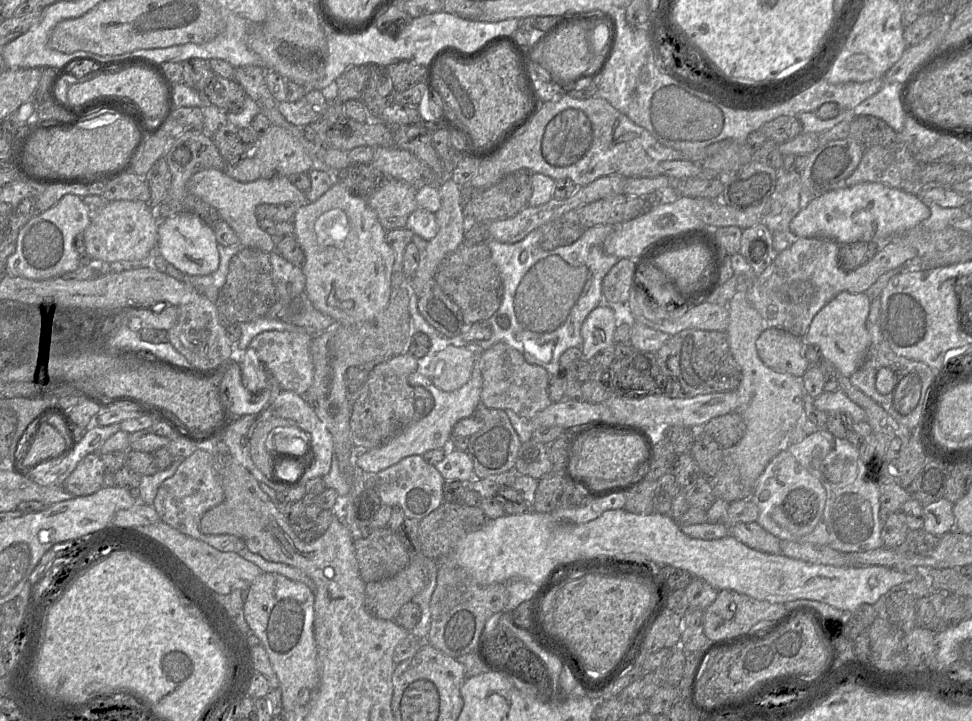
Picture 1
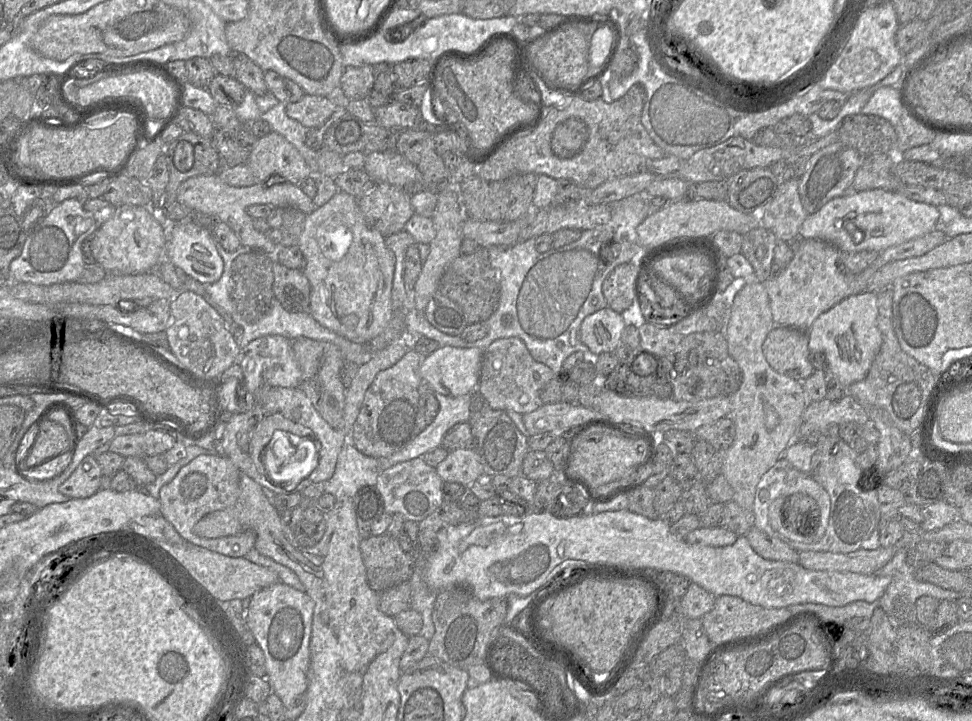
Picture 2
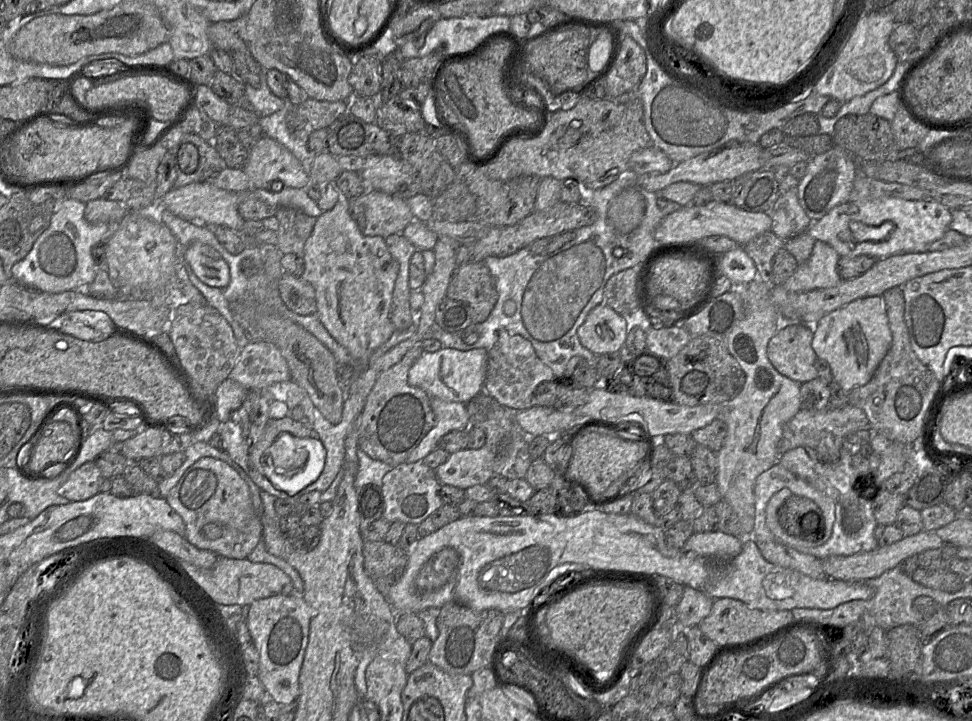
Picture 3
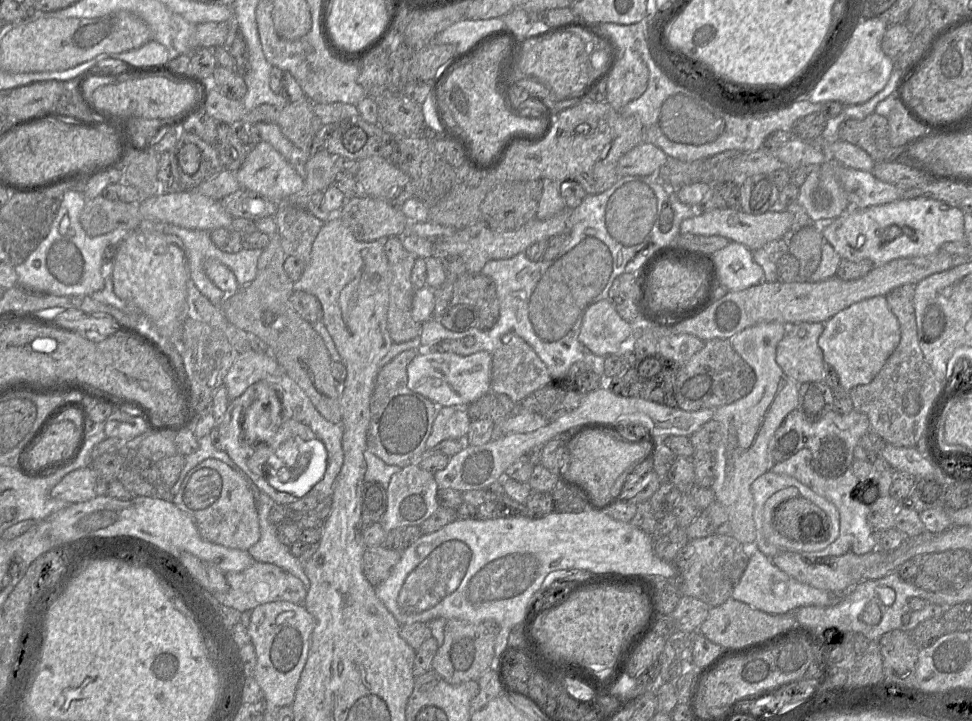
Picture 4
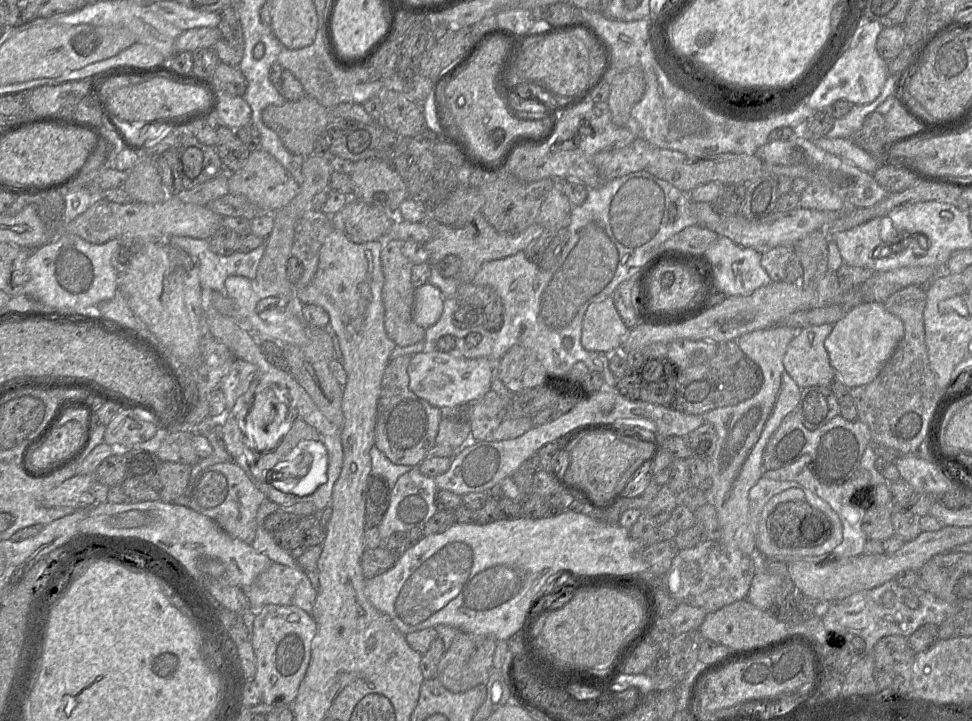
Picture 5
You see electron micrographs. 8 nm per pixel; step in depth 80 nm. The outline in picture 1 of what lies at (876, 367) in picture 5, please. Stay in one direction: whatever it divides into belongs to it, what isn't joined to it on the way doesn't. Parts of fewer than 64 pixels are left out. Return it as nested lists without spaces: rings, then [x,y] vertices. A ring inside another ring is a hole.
[[[841,292],[820,309],[813,317],[803,337],[805,342],[816,346],[823,358],[846,377],[850,377],[862,365],[871,344],[867,318],[871,300],[865,292]]]

